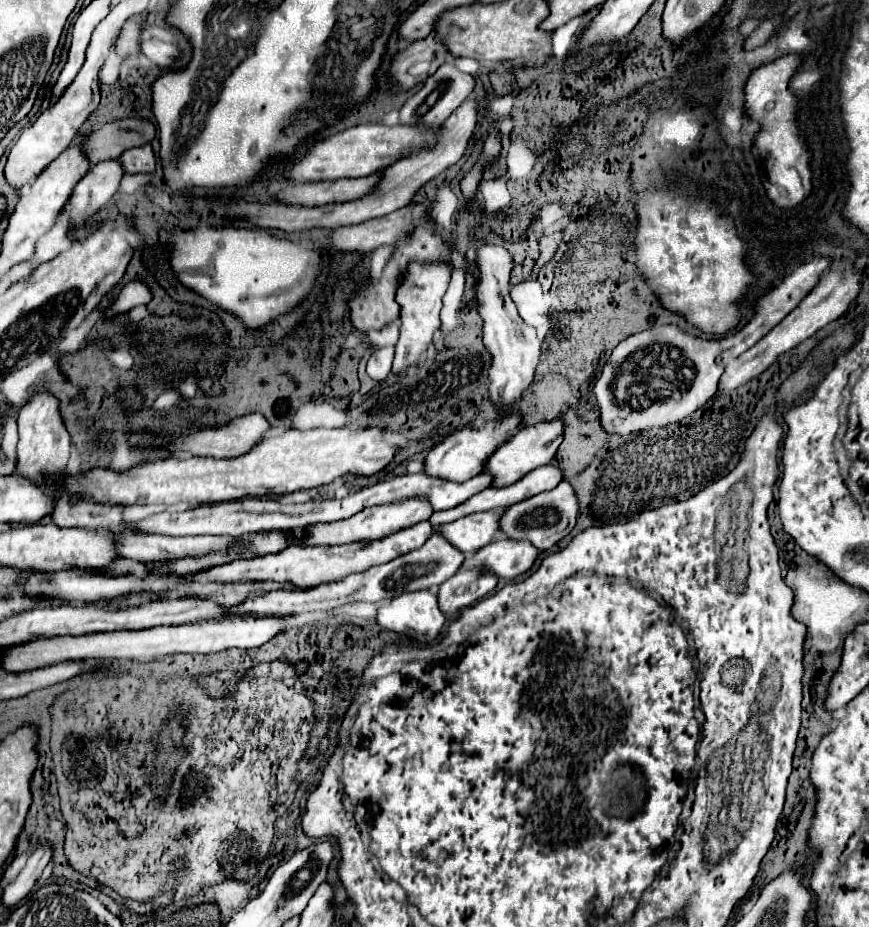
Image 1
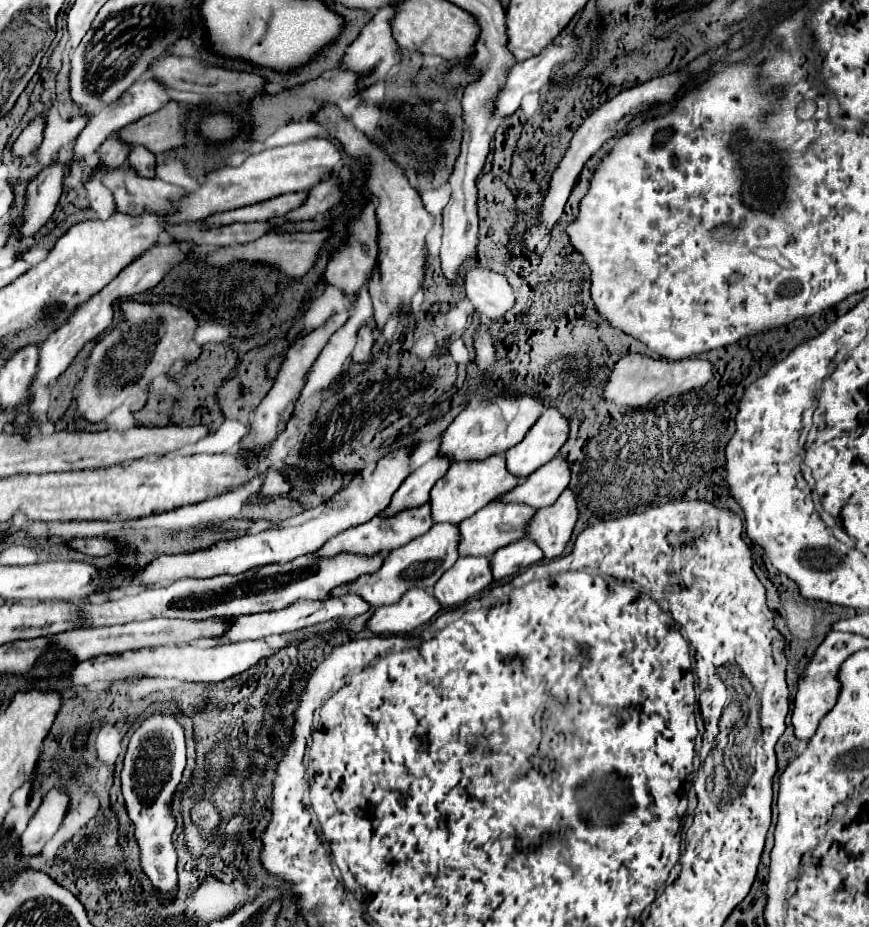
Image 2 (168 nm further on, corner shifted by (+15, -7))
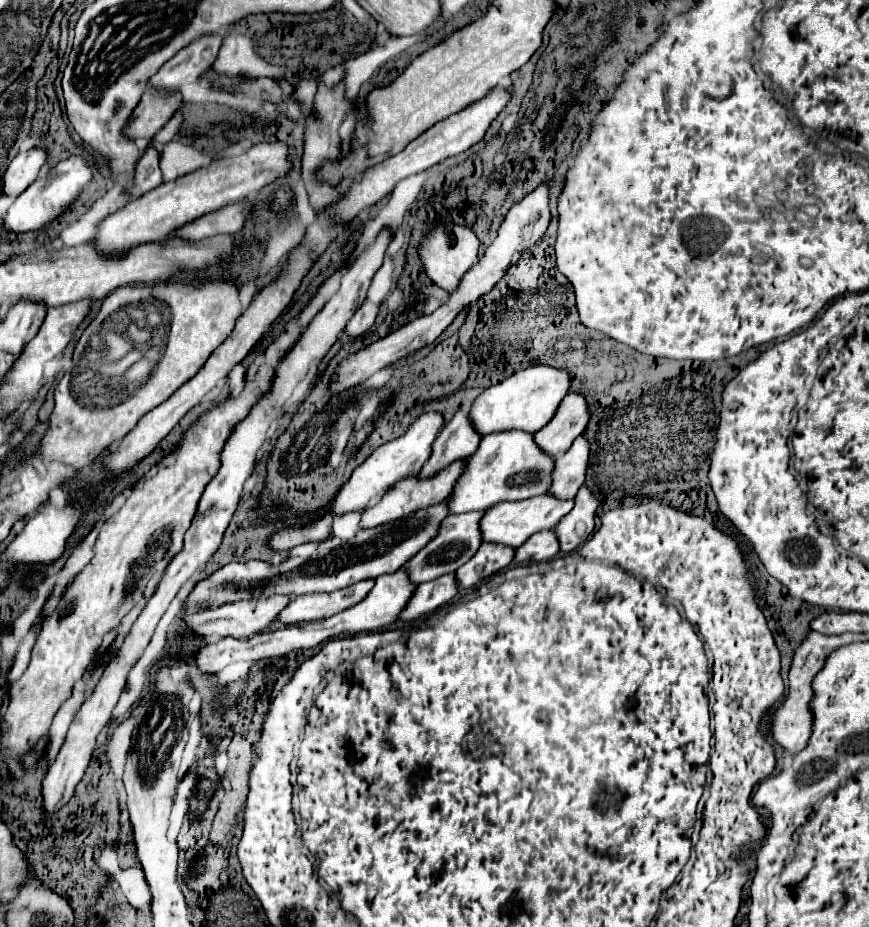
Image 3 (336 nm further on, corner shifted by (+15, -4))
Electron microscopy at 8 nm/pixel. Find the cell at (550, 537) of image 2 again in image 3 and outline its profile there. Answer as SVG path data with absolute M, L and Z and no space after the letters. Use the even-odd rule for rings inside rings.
M580 487L574 497L572 511L568 515L564 515L554 527L562 553L570 553L570 551L578 549L588 539L588 535L594 529L596 507L598 507L598 501L590 493L590 489Z

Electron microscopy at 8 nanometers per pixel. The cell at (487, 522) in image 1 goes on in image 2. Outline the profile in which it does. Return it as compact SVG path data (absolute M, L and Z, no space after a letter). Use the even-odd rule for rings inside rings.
M492 502L478 510L474 516L460 522L460 556L492 556L498 548L504 548L520 538L526 536L526 528L536 514L536 508L528 504L514 504L514 502Z

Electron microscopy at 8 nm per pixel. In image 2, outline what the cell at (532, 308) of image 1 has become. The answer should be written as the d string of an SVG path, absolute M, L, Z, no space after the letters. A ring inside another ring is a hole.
M472 266L462 276L466 298L472 302L476 312L490 320L500 320L506 310L516 302L514 290L502 274L494 274L488 268Z

